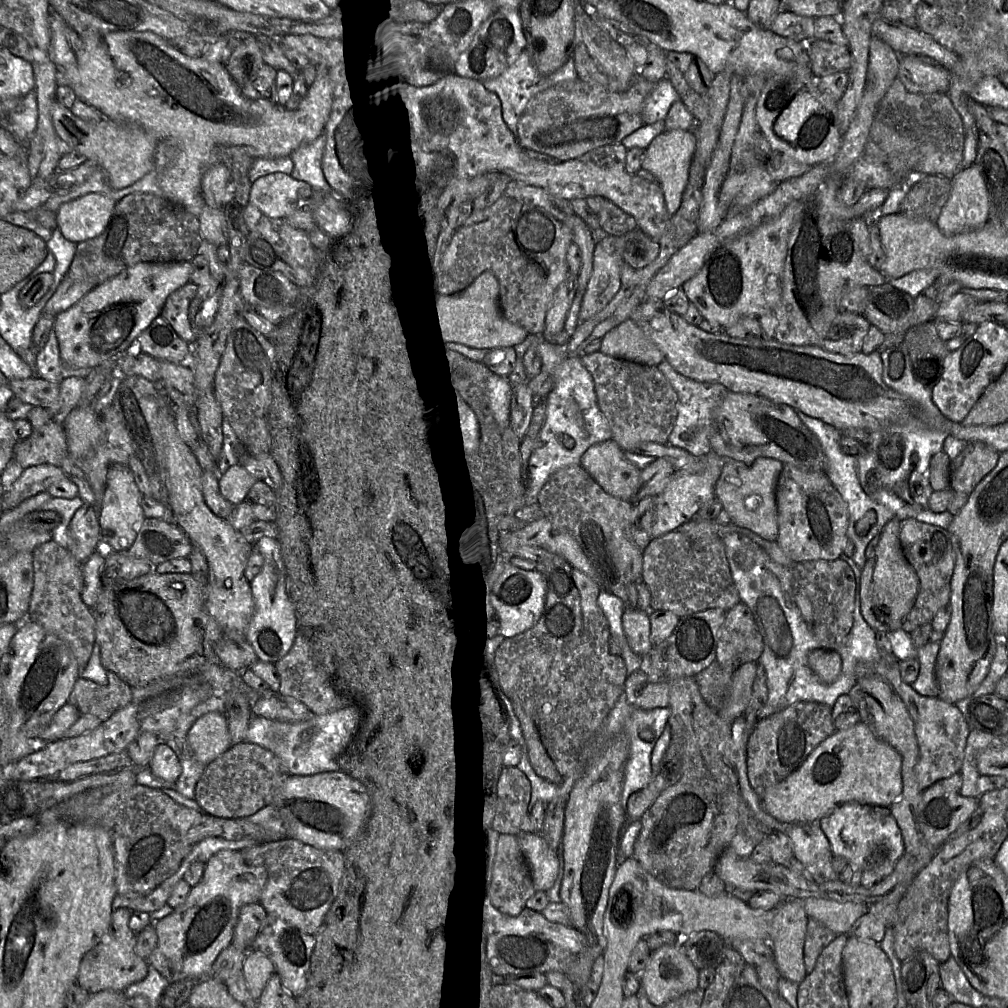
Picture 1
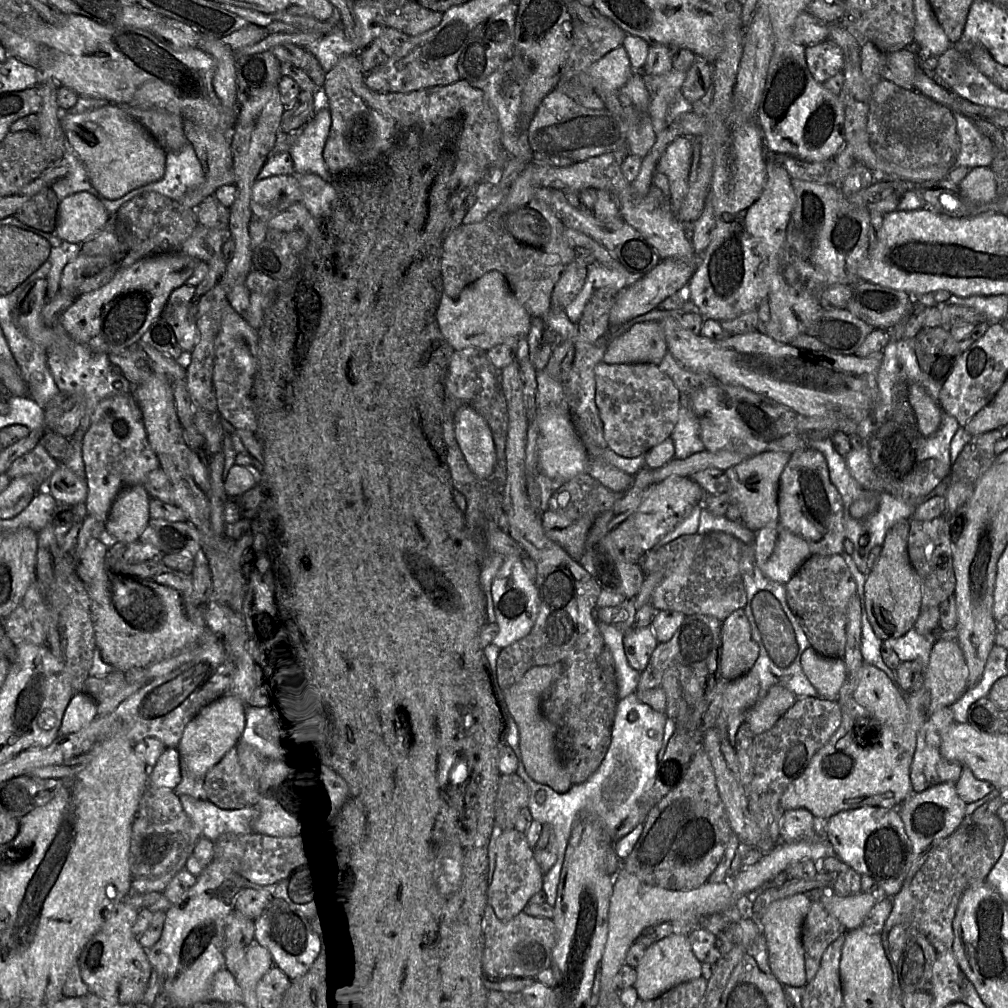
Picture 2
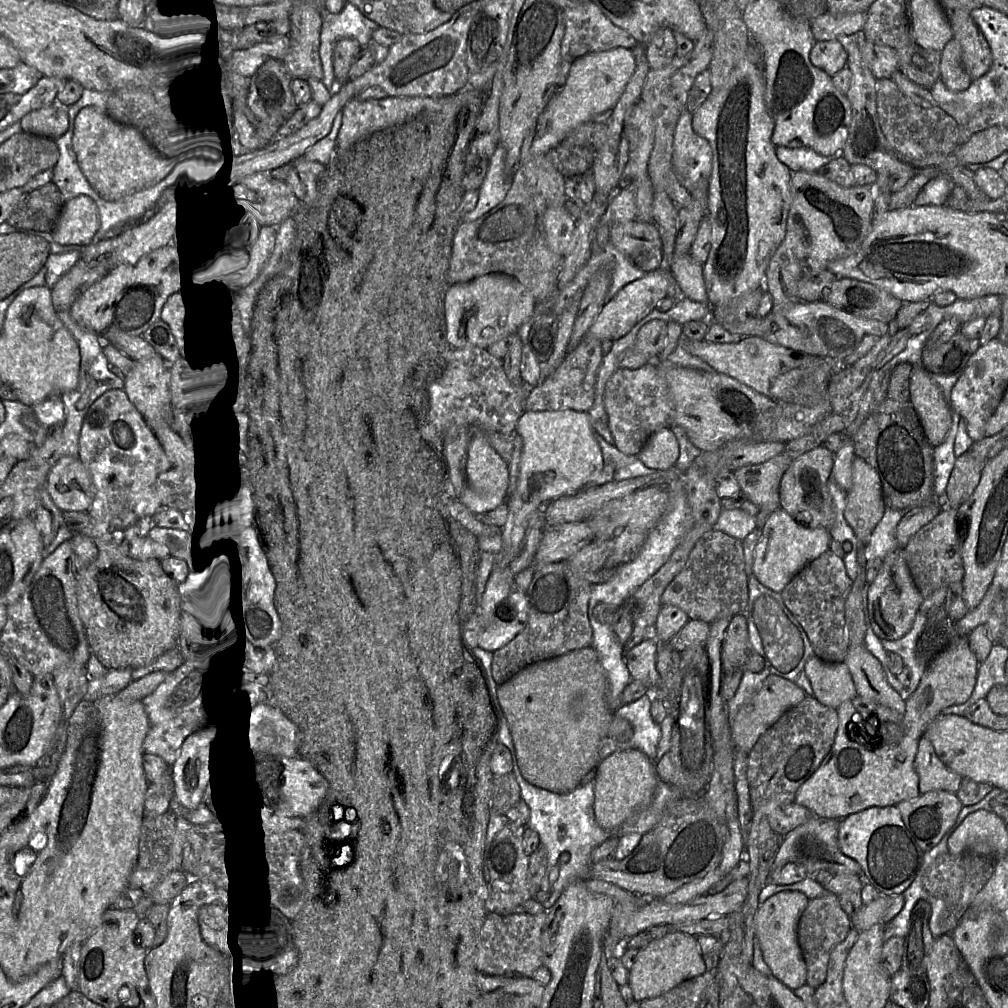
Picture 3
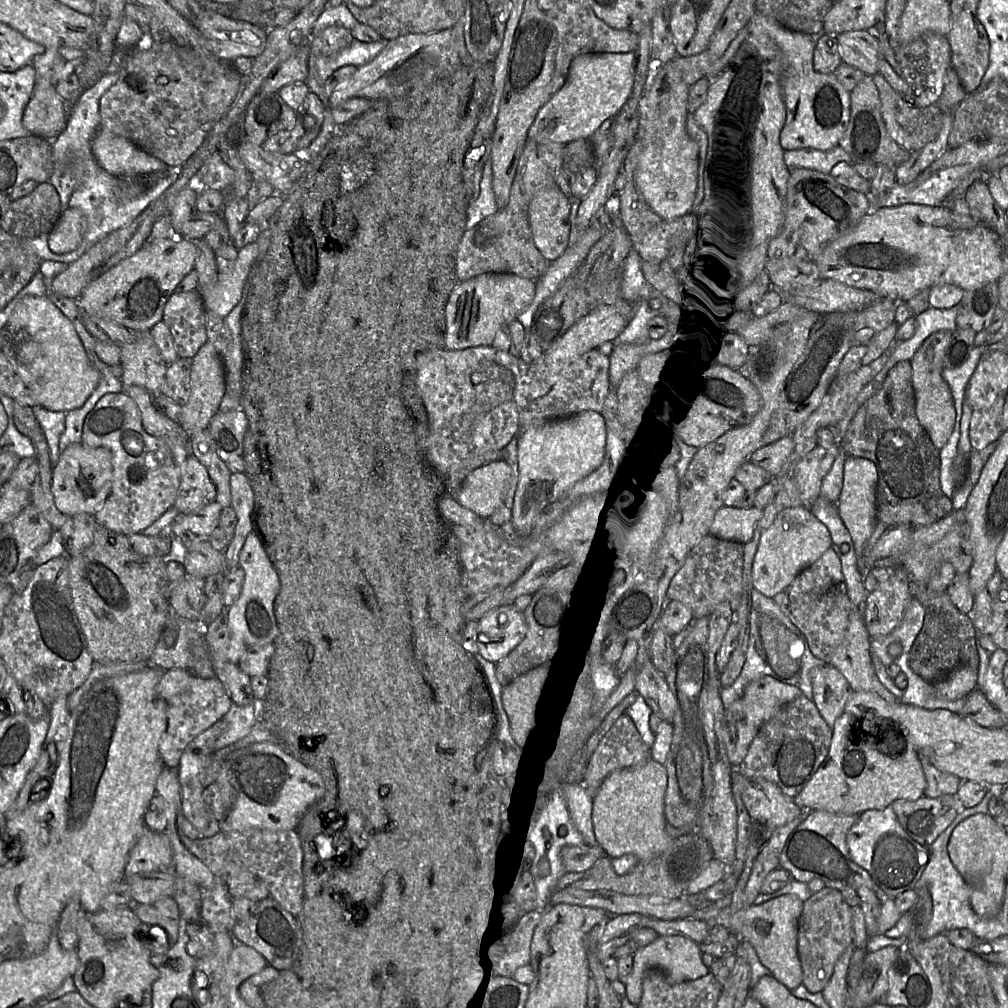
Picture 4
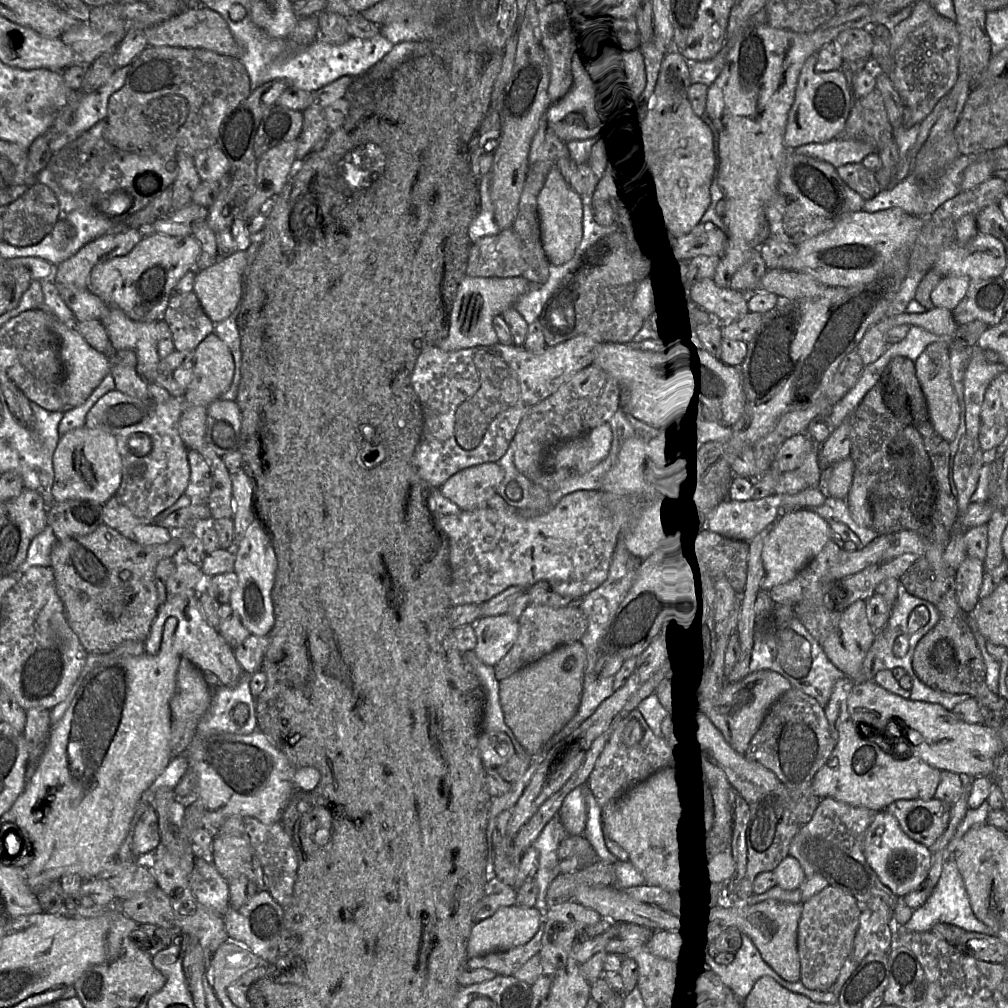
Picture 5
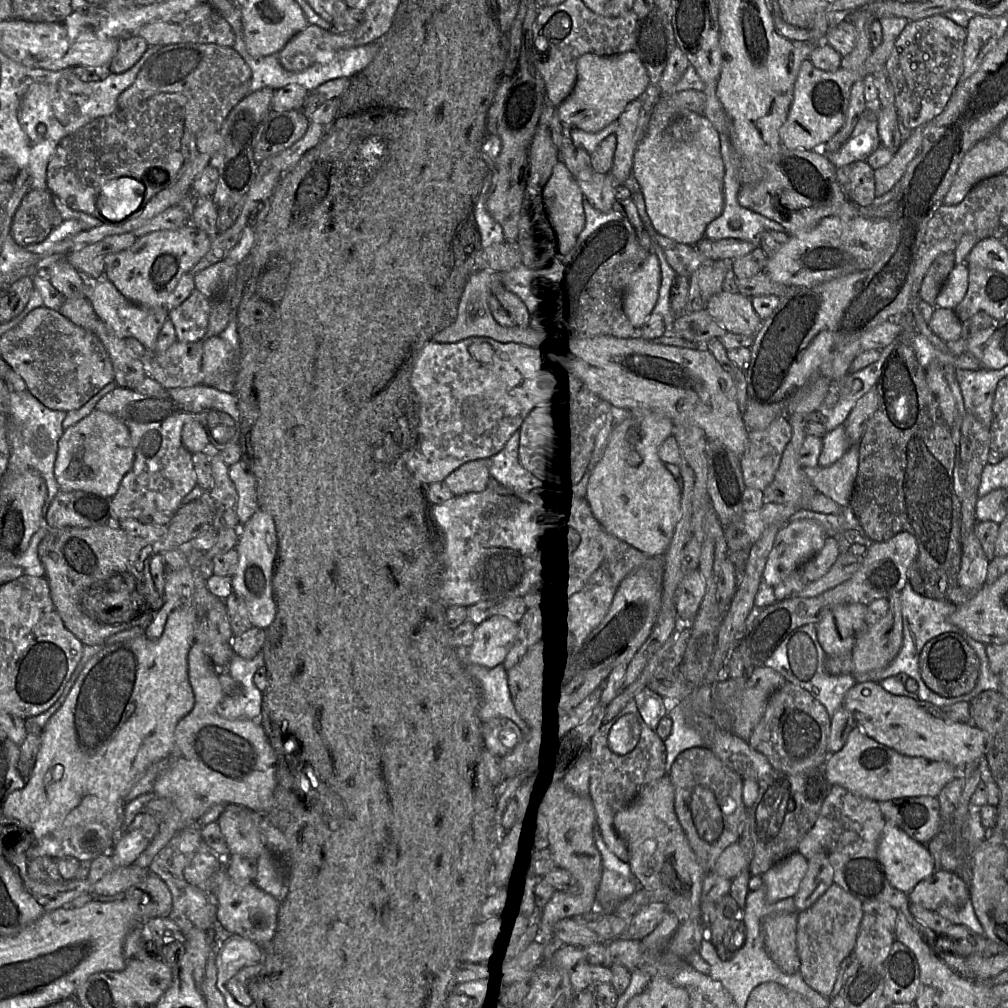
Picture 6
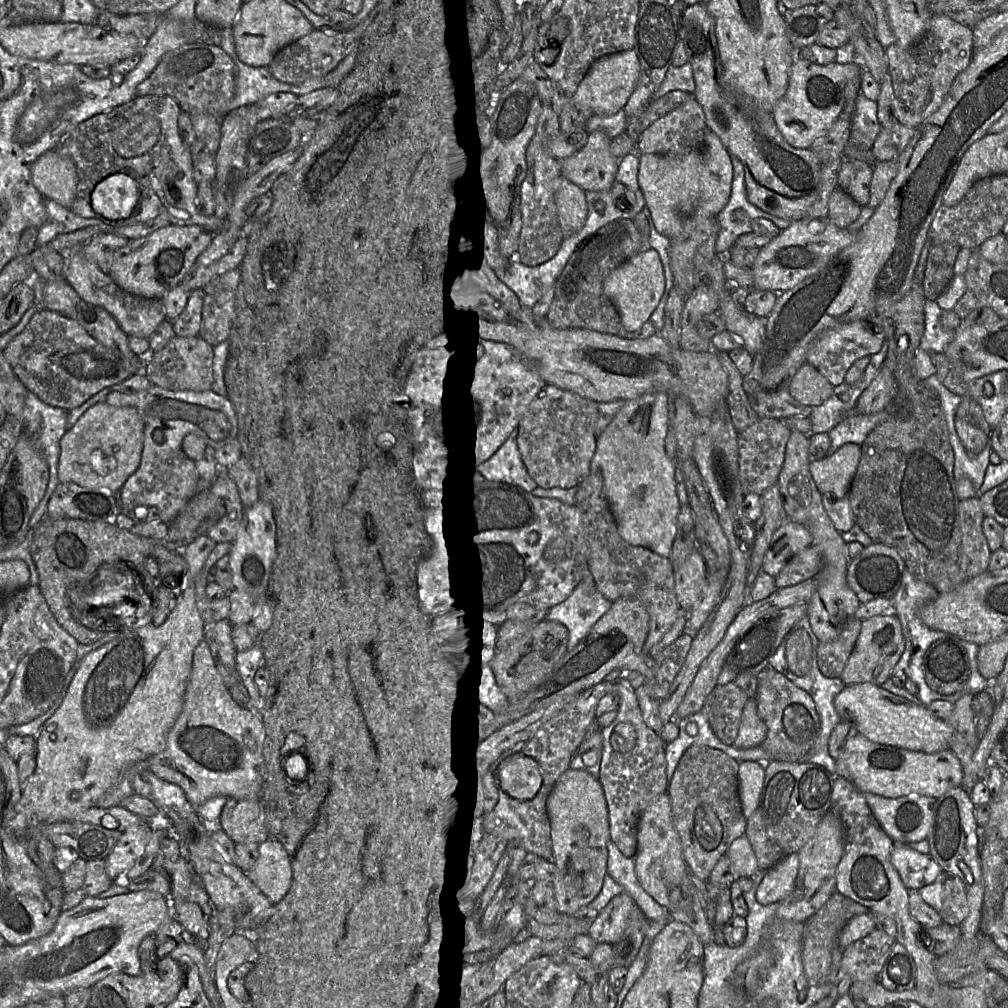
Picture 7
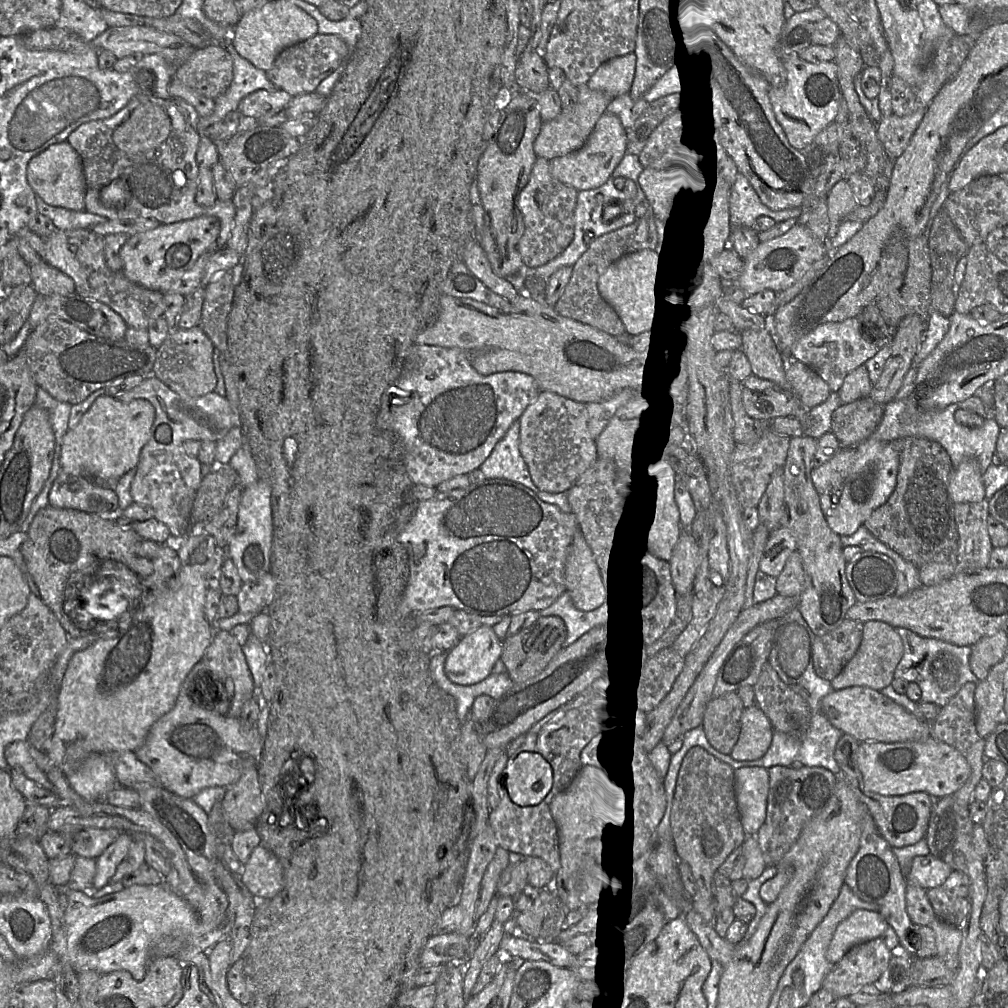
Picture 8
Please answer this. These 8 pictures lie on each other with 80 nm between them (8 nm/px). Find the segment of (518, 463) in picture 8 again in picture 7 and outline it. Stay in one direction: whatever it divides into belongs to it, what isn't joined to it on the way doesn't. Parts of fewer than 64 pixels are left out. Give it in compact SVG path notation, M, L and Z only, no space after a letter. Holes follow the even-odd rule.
M518 429L512 431L499 450L480 467L491 482L507 483L532 492L539 486L530 477L521 458L518 444Z

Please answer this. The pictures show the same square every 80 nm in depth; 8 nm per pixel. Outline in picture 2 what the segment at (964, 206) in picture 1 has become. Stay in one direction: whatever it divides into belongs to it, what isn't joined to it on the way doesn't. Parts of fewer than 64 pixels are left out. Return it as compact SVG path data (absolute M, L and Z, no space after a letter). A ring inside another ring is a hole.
M987 166L972 168L958 185L959 194L971 204L987 203L997 198L997 181Z

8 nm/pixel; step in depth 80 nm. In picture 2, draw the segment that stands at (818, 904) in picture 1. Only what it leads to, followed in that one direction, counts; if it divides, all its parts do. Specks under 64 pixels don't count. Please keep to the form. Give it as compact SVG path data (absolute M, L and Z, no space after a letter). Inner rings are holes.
M861 892L854 896L840 897L829 893L813 900L819 900L846 931L852 931L862 926L865 917L878 902L879 896Z

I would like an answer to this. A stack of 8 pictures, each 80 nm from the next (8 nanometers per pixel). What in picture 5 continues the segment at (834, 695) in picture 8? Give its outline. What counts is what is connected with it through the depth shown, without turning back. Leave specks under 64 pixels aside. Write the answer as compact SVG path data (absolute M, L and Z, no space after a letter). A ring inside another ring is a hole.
M874 680L856 683L848 696L847 707L850 718L888 754L895 754L899 759L917 756L933 768L961 776L977 778L992 774L999 739L990 727L964 722L938 704L897 696ZM887 726L889 740L879 734ZM894 729L895 734L891 733ZM897 733L901 737L896 737ZM893 746L900 750L893 750Z

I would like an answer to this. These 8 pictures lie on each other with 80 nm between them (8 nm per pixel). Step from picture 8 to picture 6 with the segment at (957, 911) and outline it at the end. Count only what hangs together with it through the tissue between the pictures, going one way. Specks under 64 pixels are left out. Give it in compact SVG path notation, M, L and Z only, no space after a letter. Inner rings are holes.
M936 870L933 875L919 882L908 893L911 903L930 911L937 911L941 905L961 909L971 900L967 883L956 873Z

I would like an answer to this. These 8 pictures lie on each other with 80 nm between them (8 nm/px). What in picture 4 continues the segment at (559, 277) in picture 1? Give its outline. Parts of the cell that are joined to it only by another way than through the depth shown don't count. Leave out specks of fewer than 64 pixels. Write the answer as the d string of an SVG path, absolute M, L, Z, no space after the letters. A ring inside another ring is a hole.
M527 141L507 206L466 229L463 234L456 260L459 282L484 273L511 273L534 281L545 274L551 262L535 245L528 208L537 192L553 185L569 196L569 182L567 172L564 171L564 146Z

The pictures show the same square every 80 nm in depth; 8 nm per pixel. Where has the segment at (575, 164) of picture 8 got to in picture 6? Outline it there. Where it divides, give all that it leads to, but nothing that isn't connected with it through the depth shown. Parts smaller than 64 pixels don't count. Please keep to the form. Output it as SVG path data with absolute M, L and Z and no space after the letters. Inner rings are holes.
M592 169L586 179L576 179L583 192L583 198L601 213L610 211L615 199L616 185L612 177L607 174L597 173Z

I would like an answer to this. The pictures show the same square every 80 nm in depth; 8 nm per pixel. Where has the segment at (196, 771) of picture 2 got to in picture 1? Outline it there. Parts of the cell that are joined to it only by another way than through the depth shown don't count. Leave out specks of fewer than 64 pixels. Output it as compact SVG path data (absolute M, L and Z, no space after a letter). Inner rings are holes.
M208 712L197 718L187 734L189 746L195 758L208 765L230 747L230 734L226 713Z

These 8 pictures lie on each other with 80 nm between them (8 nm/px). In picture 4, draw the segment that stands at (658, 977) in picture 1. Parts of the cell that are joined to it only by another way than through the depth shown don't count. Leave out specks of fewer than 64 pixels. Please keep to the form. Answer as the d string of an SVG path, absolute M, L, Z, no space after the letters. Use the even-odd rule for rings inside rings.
M682 935L658 936L653 942L635 952L633 957L633 969L626 983L626 997L636 1005L641 1001L643 978L651 968L662 970L670 984L695 980L711 972L711 968L702 960L697 942Z

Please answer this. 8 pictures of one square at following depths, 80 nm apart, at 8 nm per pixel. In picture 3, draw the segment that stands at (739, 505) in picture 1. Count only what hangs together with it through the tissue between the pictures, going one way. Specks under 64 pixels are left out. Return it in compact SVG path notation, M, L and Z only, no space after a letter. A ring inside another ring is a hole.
M783 452L766 462L742 466L733 474L747 501L760 510L773 513L780 508L780 481L789 464L790 460Z

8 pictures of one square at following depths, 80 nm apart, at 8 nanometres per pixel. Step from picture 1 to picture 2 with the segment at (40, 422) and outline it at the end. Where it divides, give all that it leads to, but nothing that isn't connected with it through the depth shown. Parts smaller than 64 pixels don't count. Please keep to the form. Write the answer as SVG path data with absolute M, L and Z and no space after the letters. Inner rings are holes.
M39 442L31 451L18 457L10 466L7 475L10 480L25 475L31 475L38 480L38 492L45 489L45 484L49 477L59 466L46 450L44 445Z

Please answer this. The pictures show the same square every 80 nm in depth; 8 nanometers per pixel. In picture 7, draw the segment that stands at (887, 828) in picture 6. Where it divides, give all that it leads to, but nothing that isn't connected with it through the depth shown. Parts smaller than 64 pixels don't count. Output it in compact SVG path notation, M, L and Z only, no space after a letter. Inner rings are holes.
M894 842L891 863L908 890L919 890L932 884L943 872L930 854L922 854L909 845L902 843Z

